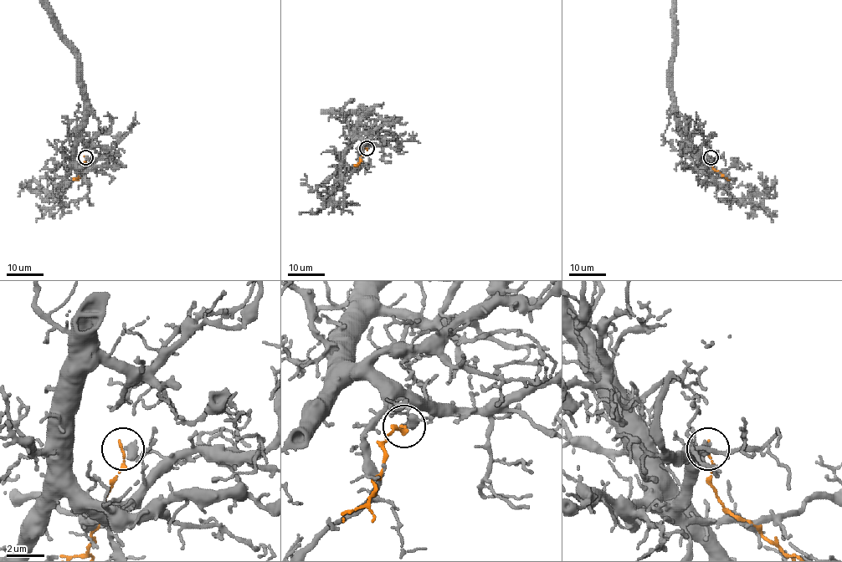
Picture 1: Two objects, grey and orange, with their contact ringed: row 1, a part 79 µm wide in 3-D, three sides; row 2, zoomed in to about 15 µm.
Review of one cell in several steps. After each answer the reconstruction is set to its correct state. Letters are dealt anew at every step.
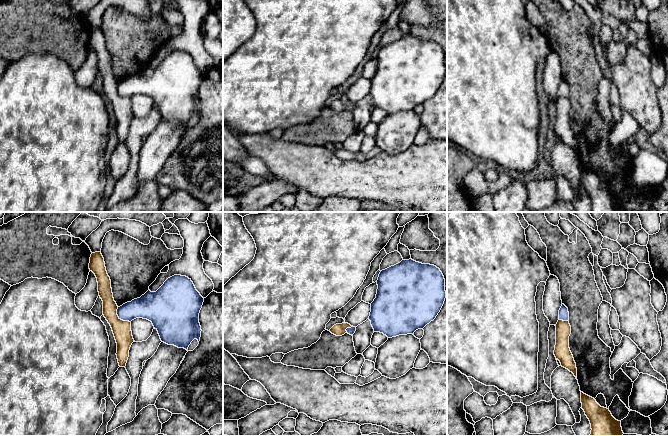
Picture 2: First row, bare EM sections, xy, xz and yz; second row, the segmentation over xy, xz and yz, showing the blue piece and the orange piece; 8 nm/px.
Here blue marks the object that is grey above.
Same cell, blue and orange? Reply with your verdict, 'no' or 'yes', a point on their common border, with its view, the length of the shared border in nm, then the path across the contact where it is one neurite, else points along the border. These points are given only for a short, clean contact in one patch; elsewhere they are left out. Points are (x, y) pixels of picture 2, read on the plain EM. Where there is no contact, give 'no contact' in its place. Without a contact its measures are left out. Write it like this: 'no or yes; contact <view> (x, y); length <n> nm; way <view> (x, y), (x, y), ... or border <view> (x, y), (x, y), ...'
no; contact xy (120, 94); length 170 nm; border xy (117, 83), (117, 91), (121, 95), (130, 98)

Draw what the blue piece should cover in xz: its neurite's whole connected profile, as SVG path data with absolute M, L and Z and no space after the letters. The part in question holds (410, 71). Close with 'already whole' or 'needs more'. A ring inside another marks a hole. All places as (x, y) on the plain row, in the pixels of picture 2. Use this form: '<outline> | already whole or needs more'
M412 35L382 46L377 61L369 96L374 108L383 109L388 114L414 110L416 106L423 105L436 94L446 74L445 55L440 45Z | already whole

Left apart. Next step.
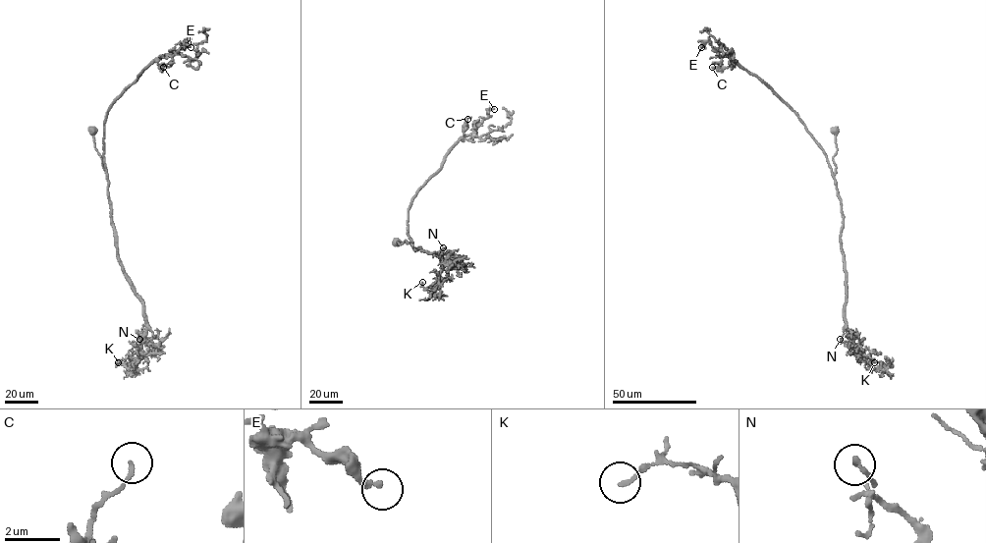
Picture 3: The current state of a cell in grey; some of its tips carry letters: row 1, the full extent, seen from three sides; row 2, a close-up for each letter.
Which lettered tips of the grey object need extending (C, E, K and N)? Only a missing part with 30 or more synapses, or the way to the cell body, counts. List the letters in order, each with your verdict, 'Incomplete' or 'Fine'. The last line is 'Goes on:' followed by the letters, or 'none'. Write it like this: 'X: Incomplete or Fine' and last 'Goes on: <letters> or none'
C: Fine
E: Fine
K: Fine
N: Fine
Goes on: none

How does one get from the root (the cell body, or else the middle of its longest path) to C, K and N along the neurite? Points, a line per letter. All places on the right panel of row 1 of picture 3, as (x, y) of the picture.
C: (836, 131), (833, 175), (826, 155), (804, 124), (763, 81), (732, 60), (727, 68), (712, 67)
K: (836, 131), (833, 160), (843, 216), (846, 321), (858, 352), (875, 369), (882, 364), (874, 362)
N: (836, 131), (837, 151), (833, 160), (843, 216), (840, 244), (846, 273), (845, 317), (854, 349), (840, 339)

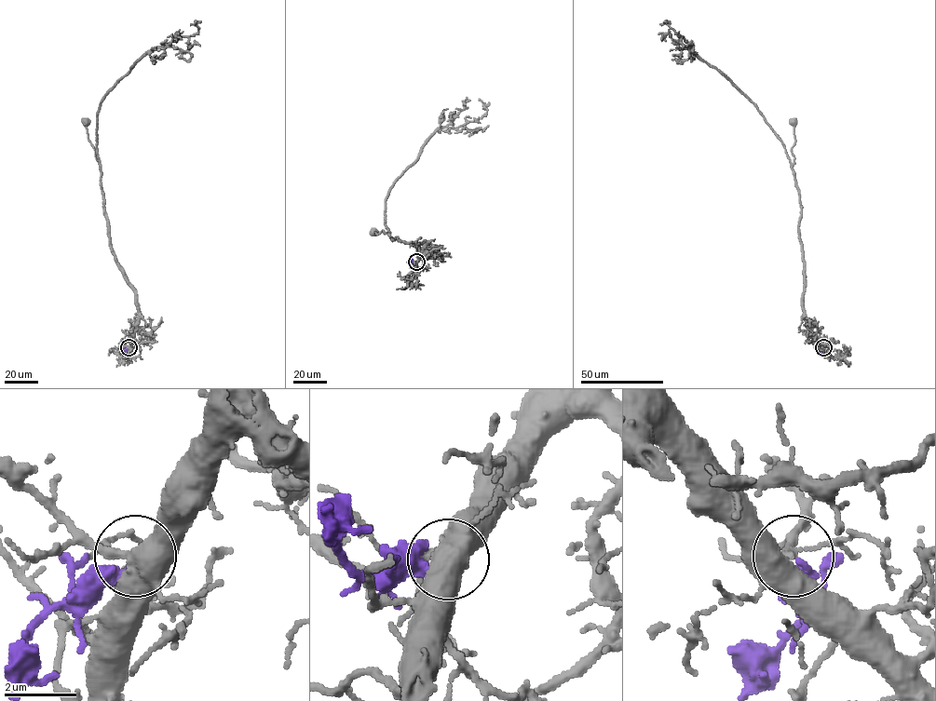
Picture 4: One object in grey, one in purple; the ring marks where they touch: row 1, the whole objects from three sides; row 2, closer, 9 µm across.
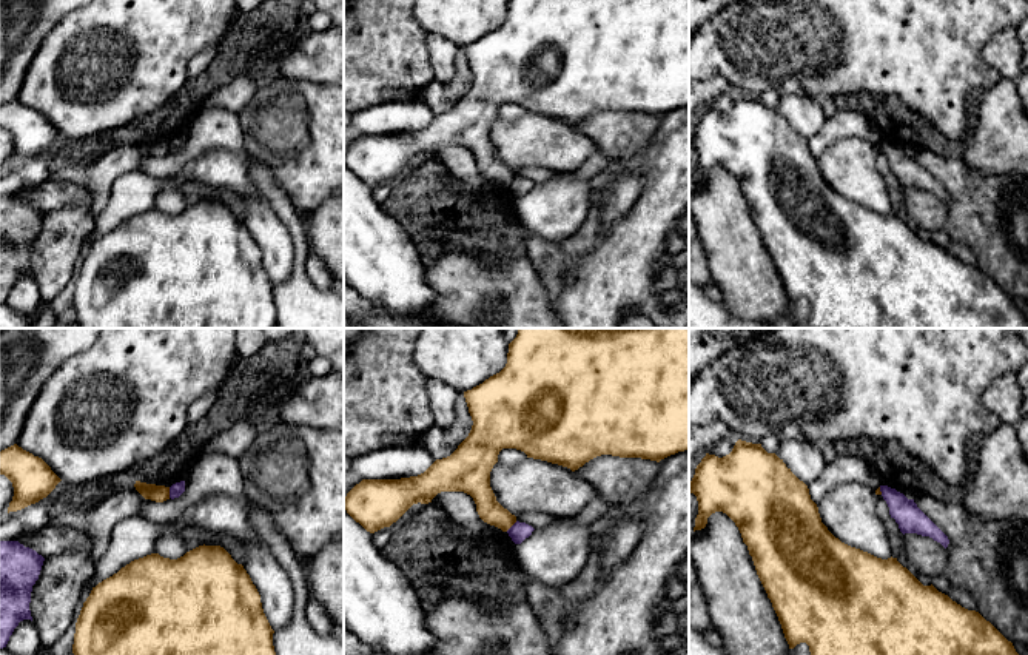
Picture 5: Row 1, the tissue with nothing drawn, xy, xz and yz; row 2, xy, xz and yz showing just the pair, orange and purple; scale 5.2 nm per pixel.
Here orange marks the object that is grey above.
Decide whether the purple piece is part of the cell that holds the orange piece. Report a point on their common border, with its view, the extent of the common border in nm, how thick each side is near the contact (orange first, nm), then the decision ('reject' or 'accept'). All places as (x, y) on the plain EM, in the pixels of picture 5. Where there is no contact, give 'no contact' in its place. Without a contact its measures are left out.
contact xy (168, 147); length 60 nm; calibres 90 and 70 nm; reject

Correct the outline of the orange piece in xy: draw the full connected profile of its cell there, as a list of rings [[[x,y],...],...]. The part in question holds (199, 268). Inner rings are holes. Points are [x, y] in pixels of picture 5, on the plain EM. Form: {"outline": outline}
{"outline": [[[199,200],[177,214],[151,208],[92,242],[76,277],[72,308],[80,328],[276,328],[273,288],[260,250],[242,219],[220,200]]]}

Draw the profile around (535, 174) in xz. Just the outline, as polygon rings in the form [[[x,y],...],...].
[[[526,166],[521,170],[516,170],[516,176],[526,177],[532,180],[533,183],[543,183],[546,180],[550,180],[556,176],[558,173],[553,173],[550,170],[543,170],[543,168],[533,168],[533,166]]]

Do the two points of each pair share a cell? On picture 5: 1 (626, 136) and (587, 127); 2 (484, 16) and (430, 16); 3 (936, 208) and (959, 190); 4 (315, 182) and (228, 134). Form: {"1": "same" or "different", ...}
{"1": "same", "2": "same", "3": "different", "4": "different"}

